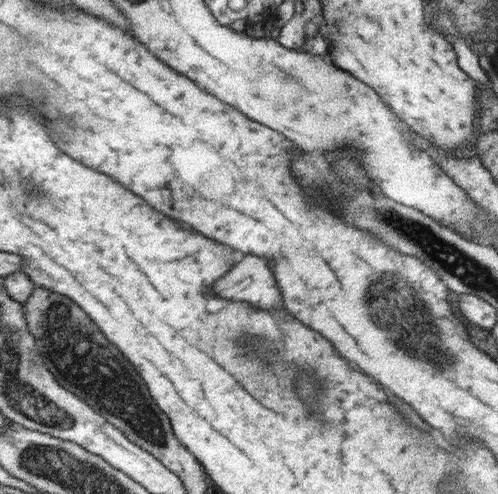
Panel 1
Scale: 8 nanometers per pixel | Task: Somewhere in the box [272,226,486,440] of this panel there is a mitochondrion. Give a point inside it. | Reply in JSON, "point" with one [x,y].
{"point":[425,347]}

